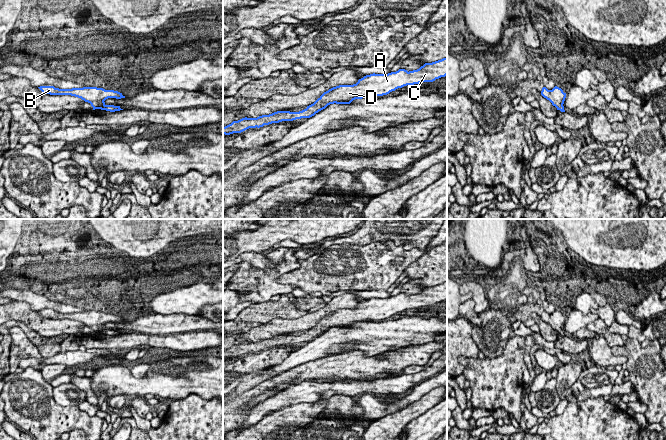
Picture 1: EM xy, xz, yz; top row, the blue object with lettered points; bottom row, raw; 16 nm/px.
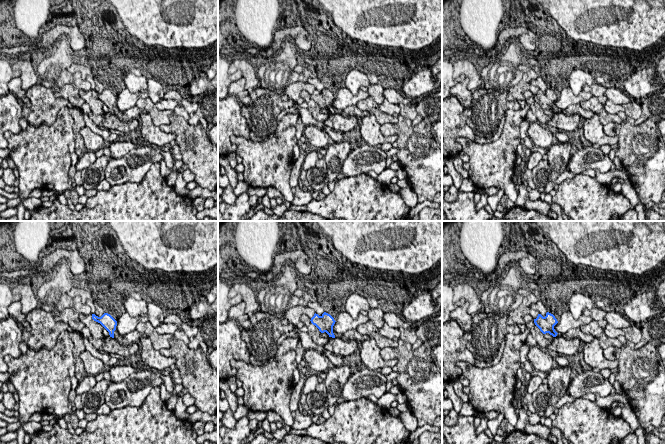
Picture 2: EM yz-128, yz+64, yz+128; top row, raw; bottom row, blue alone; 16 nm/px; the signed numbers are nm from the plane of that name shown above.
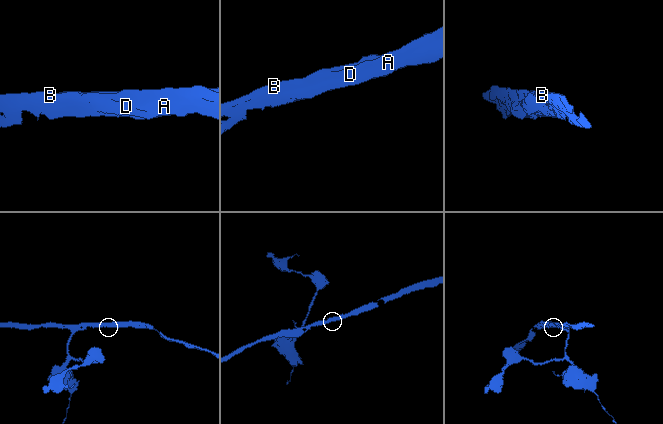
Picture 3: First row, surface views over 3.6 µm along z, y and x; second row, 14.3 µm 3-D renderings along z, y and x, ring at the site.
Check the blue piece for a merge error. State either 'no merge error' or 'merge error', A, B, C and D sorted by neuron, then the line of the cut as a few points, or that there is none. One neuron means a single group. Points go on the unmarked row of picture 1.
no merge error | A B C D | no cut

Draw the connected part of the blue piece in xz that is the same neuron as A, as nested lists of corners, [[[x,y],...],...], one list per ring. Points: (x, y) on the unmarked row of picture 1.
[[[447,281],[425,287],[417,294],[399,293],[388,298],[370,298],[359,303],[353,309],[339,309],[324,316],[313,328],[299,336],[277,335],[257,342],[242,342],[223,351],[223,358],[241,357],[249,352],[260,352],[264,349],[310,342],[330,328],[350,328],[355,323],[387,319],[398,312],[423,306],[433,306],[447,299]]]

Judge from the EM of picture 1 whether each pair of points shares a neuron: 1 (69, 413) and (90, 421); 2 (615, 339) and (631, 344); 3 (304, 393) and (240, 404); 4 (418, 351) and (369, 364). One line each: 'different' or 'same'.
1: same
2: different
3: different
4: same

